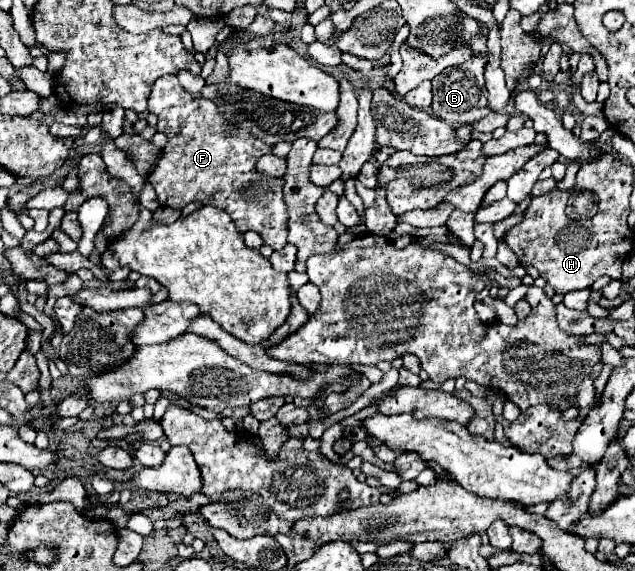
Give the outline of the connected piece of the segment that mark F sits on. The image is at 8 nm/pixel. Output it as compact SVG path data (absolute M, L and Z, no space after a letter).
M176 75L160 77L154 83L152 93L148 97L148 111L158 117L156 129L168 137L168 145L164 147L164 153L162 153L158 165L148 175L148 181L152 183L152 187L156 191L158 203L162 207L172 207L178 211L192 201L200 201L202 205L214 205L218 209L224 209L232 217L232 221L240 233L256 231L264 239L264 243L270 245L274 251L282 249L286 245L286 235L288 235L288 213L286 213L286 205L282 201L282 179L276 179L270 175L262 177L256 171L256 159L270 153L272 147L266 145L264 141L252 137L246 129L238 129L238 133L232 137L222 135L224 127L230 125L230 121L226 121L220 115L220 111L216 109L216 105L212 101L208 101L200 95L188 95L180 87Z

